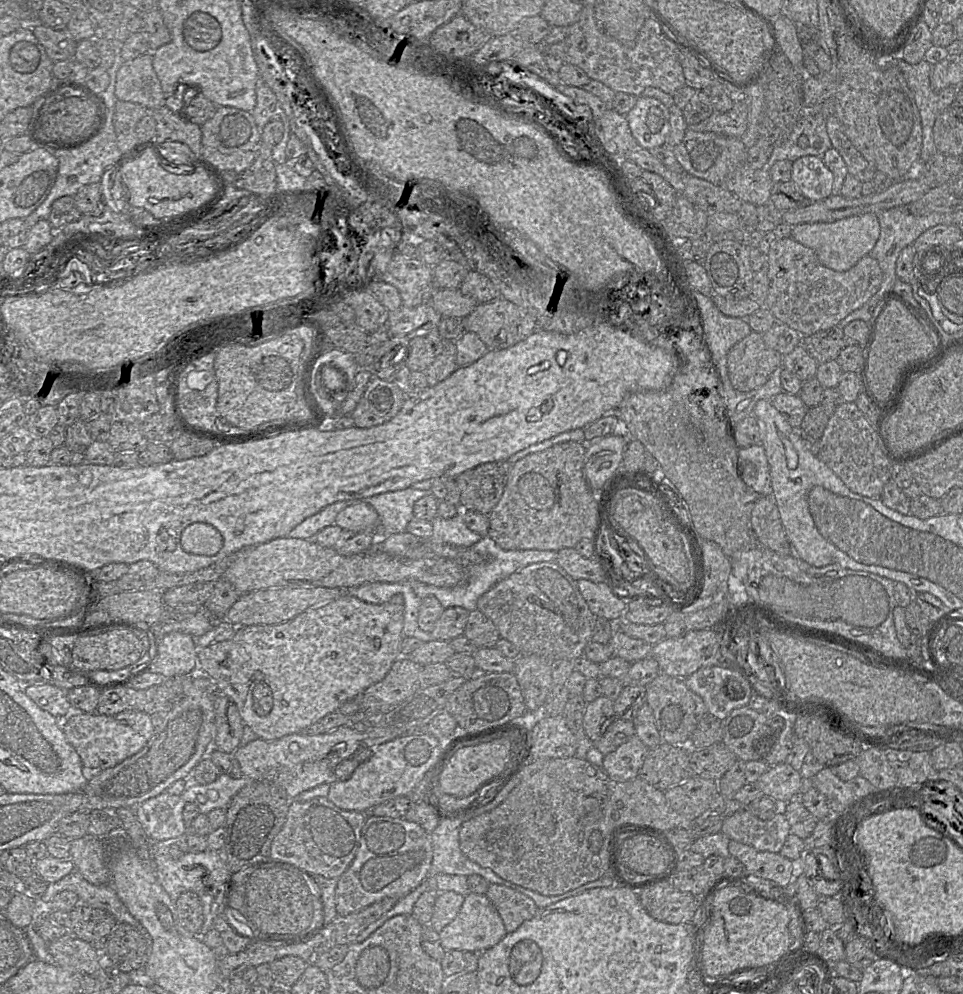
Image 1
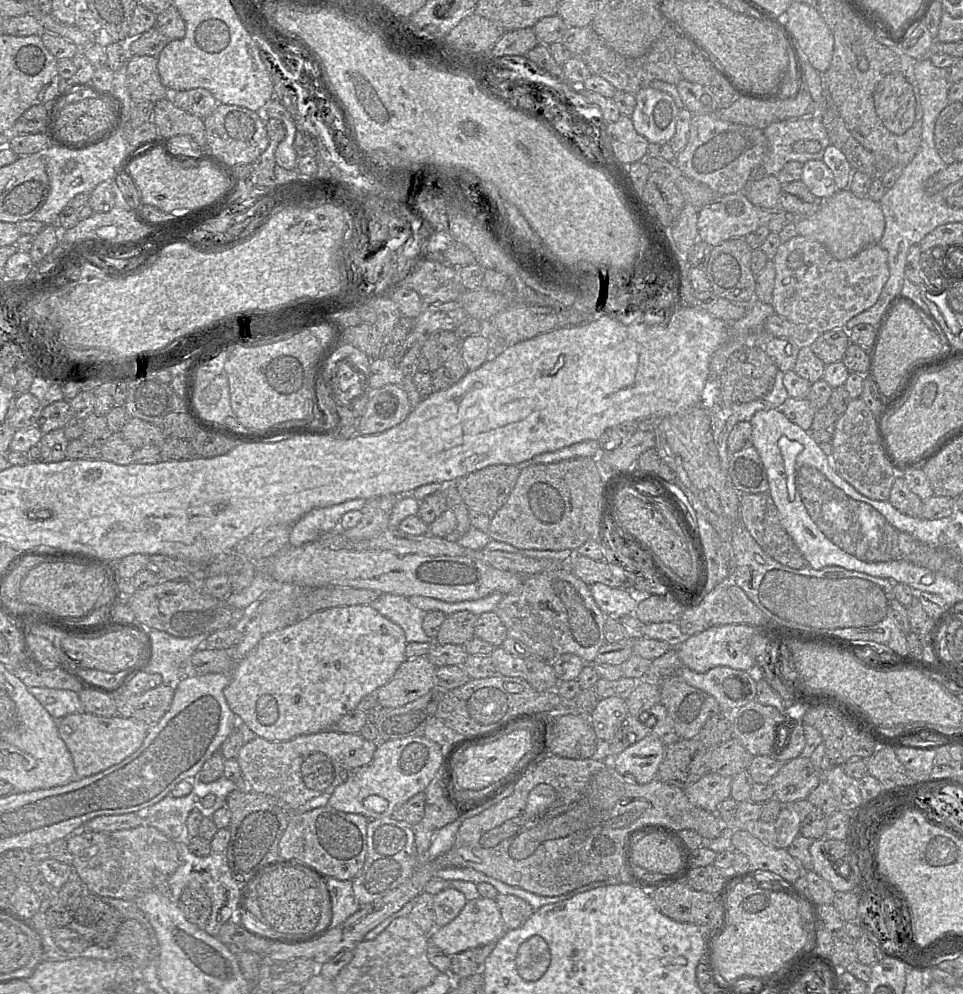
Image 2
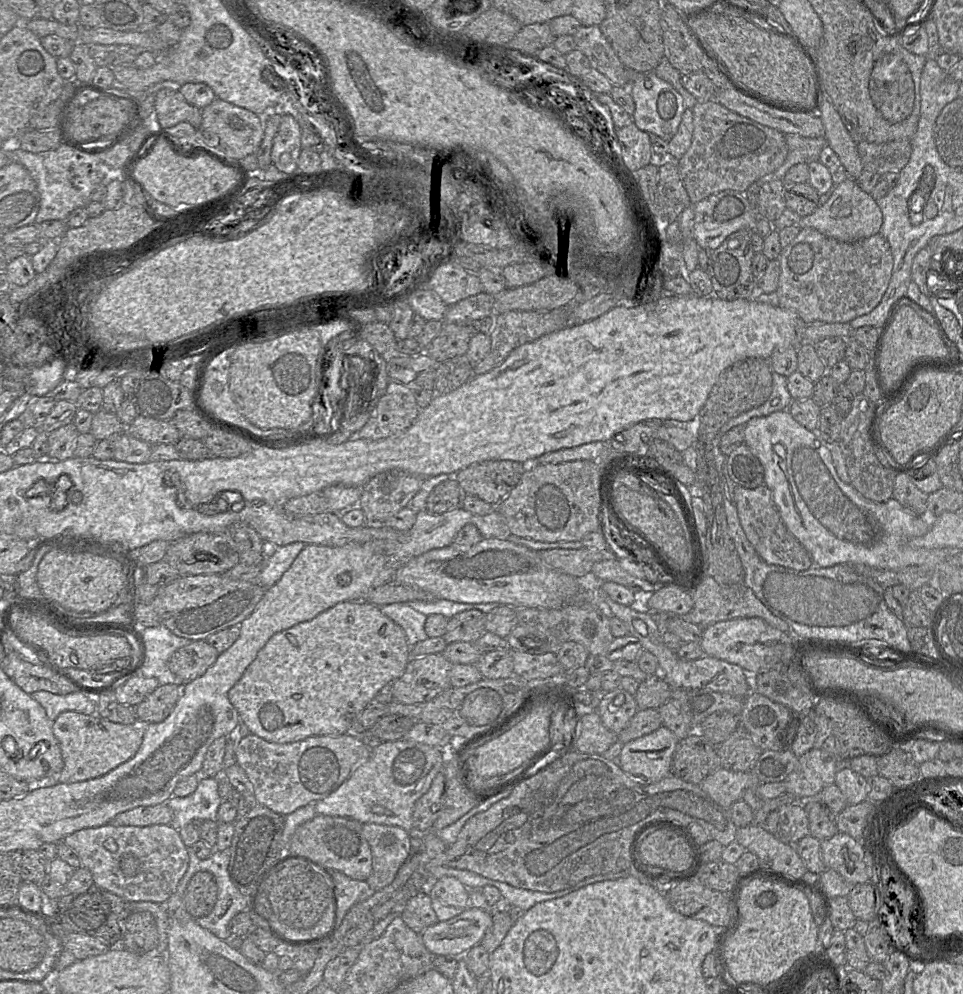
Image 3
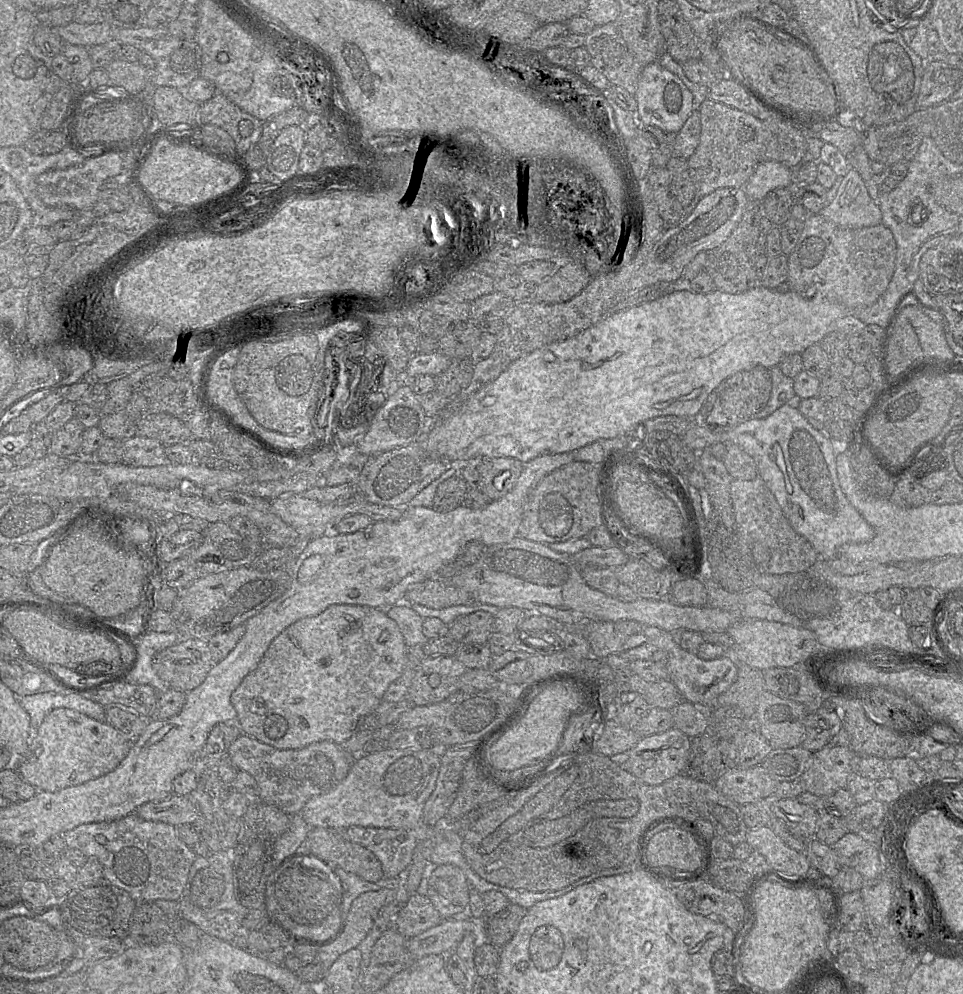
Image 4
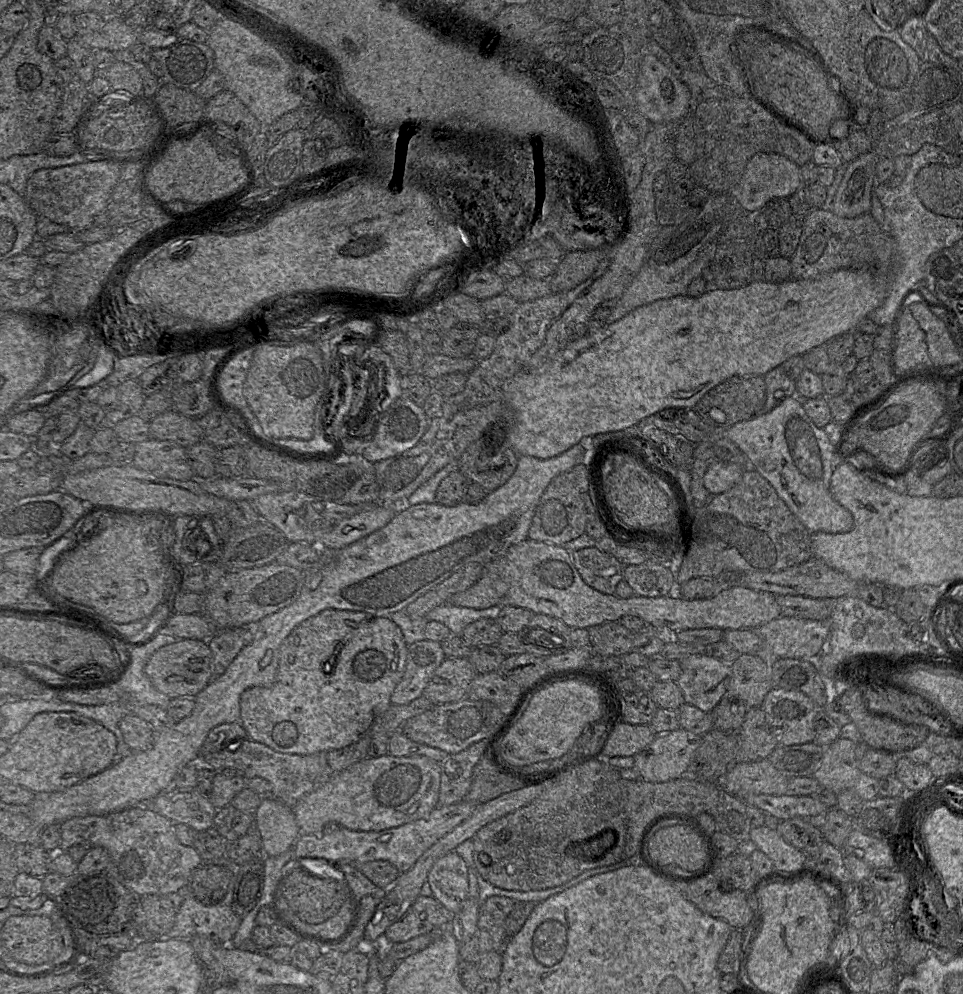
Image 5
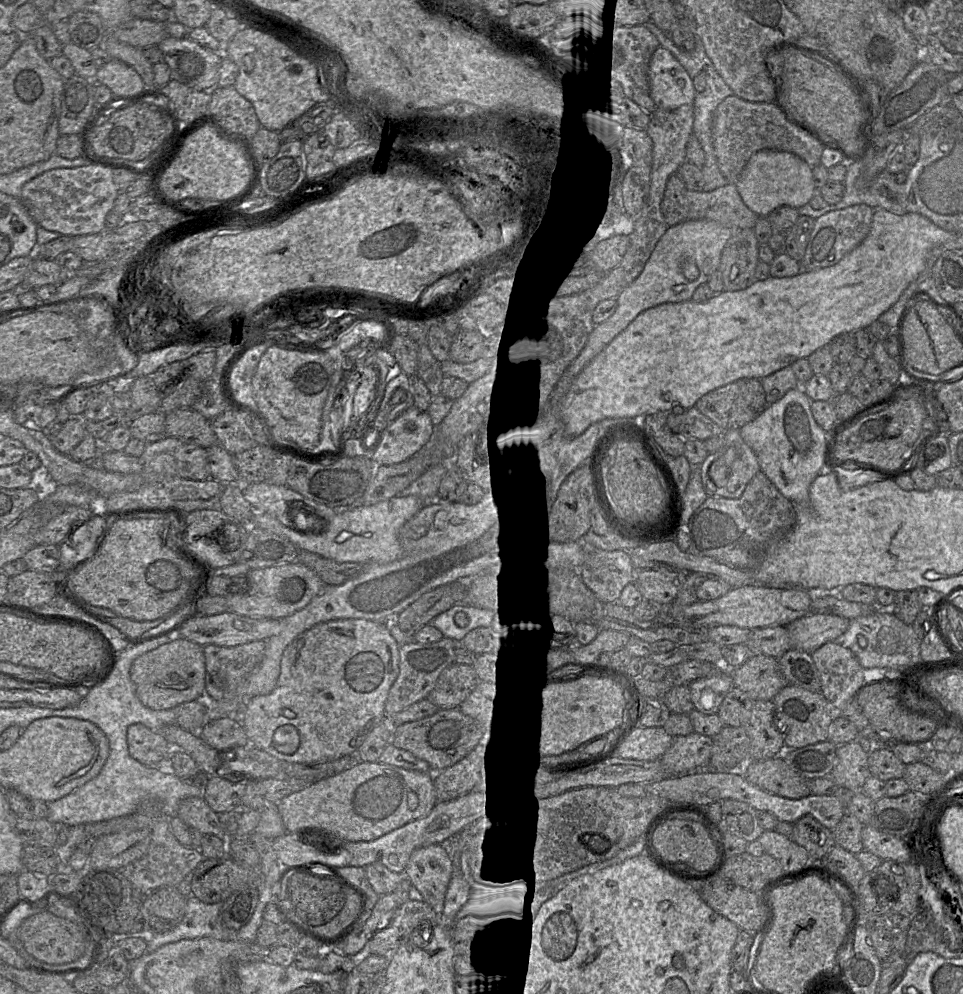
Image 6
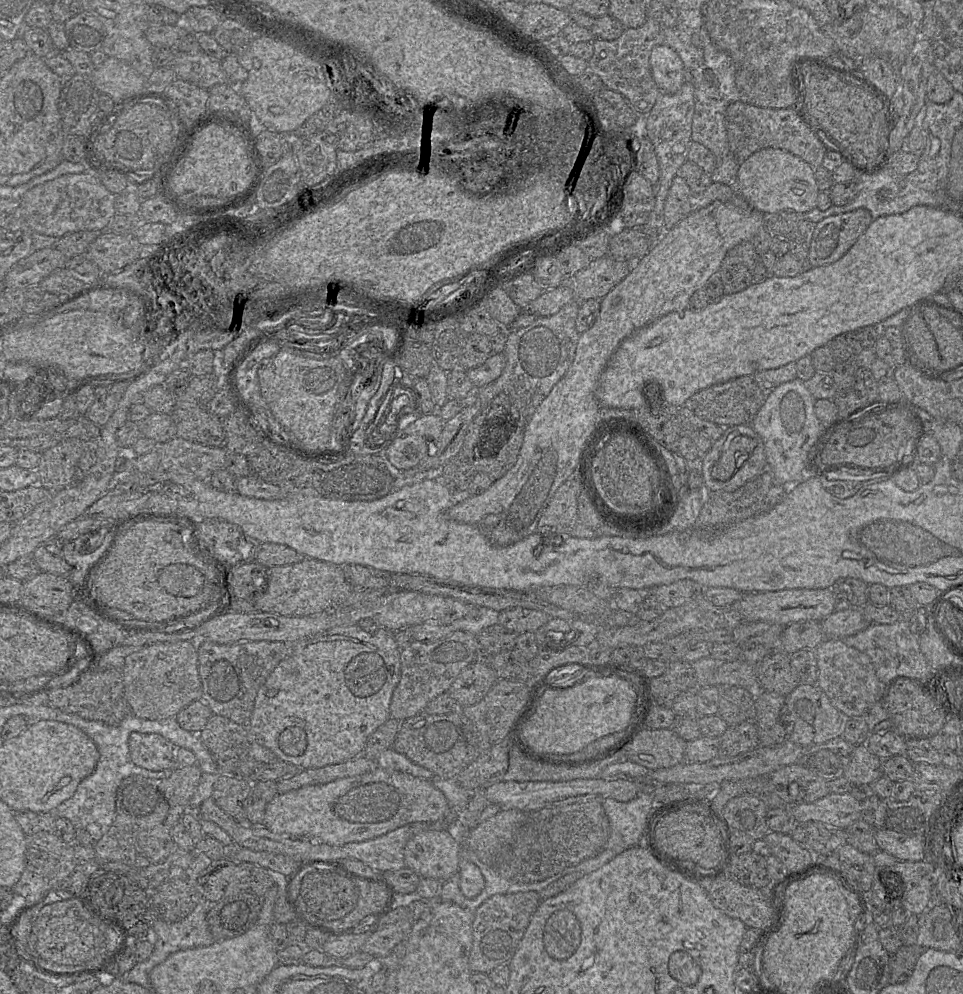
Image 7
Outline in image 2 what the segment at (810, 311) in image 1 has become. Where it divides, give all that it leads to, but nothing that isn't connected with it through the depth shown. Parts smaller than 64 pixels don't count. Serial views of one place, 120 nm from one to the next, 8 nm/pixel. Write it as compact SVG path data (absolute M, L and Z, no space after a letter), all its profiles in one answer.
M796 235L780 244L773 262L776 275L771 305L775 313L796 324L806 325L814 335L843 328L852 317L873 306L889 278L888 253L879 244L866 246L848 259L837 260L820 242Z

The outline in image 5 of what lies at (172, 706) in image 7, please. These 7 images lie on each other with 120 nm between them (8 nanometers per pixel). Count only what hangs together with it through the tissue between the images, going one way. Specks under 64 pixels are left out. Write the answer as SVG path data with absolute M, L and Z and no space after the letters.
M178 639L156 650L147 661L144 673L156 690L171 699L195 697L212 680L212 652L207 641Z

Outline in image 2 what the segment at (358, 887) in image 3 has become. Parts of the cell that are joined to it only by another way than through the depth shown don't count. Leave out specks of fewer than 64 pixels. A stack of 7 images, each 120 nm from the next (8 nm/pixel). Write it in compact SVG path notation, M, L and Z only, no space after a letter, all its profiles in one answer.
M324 877L322 882L331 897L332 919L329 920L328 925L334 928L353 915L361 905L355 898L351 880Z

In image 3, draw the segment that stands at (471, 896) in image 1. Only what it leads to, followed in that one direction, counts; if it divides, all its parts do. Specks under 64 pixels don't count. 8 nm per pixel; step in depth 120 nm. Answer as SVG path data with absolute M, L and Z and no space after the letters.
M468 907L449 920L427 927L421 937L434 956L463 956L470 948L480 944L491 924L491 909Z

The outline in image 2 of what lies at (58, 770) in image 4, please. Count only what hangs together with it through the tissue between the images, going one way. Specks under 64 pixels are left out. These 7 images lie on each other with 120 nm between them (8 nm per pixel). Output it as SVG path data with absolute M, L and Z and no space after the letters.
M85 711L55 721L58 733L72 756L76 778L97 774L131 756L143 744L150 727L135 718L103 717Z

